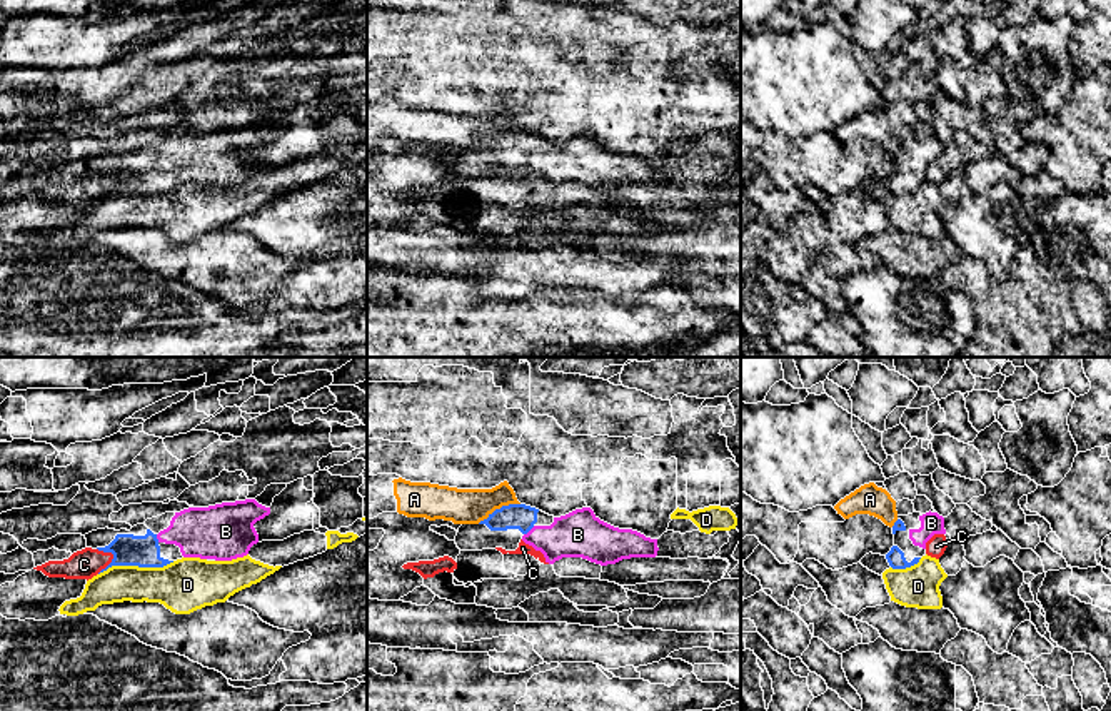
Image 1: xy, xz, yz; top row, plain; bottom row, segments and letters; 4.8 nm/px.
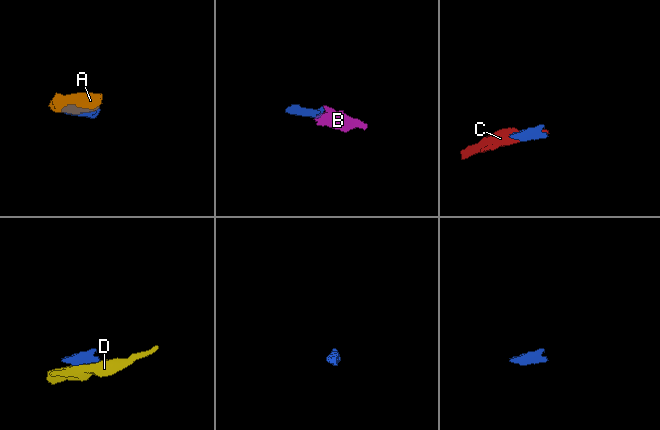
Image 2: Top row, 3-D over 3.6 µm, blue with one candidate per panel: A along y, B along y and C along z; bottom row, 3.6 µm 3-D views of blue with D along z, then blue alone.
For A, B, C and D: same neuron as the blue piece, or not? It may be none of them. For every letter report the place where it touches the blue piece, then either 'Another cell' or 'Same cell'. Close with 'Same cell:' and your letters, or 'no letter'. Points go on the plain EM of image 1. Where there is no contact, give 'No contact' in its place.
A: Touches blue at xz (497, 136). Another cell
B: Touches blue at xz (529, 156). Same cell
C: Touches blue at xy (110, 189). Another cell
D: Touches blue at xy (135, 191). Another cell
Same cell: B

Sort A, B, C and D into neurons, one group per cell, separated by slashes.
A / B / C D

